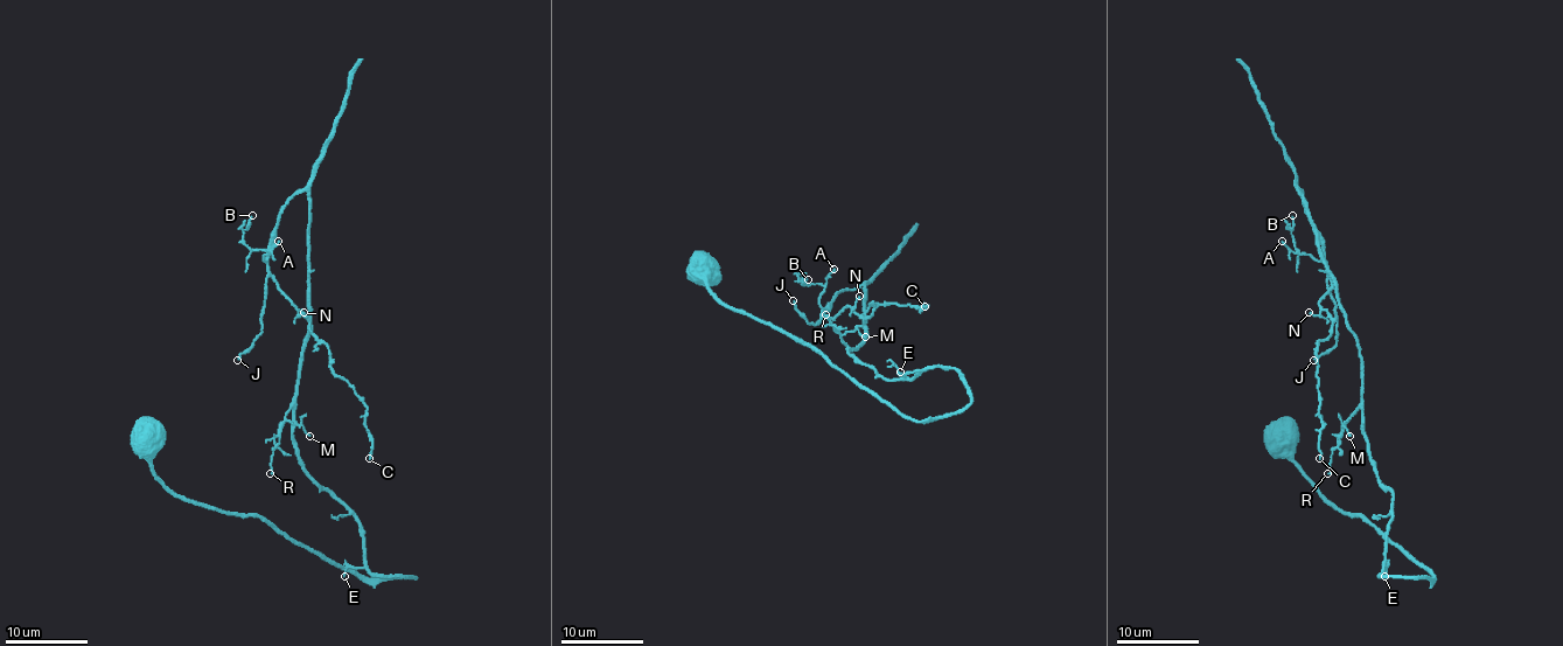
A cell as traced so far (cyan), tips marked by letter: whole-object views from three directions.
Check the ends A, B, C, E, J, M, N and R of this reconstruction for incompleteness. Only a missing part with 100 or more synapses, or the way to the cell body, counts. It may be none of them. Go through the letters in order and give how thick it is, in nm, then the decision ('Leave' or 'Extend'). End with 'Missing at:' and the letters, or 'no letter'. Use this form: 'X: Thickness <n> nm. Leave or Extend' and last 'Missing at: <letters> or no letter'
A: Thickness 110 nm. Leave
B: Thickness 100 nm. Leave
C: Thickness 130 nm. Leave
E: Thickness 110 nm. Leave
J: Thickness 120 nm. Leave
M: Thickness 120 nm. Leave
N: Thickness 120 nm. Leave
R: Thickness 110 nm. Leave
Missing at: no letter

